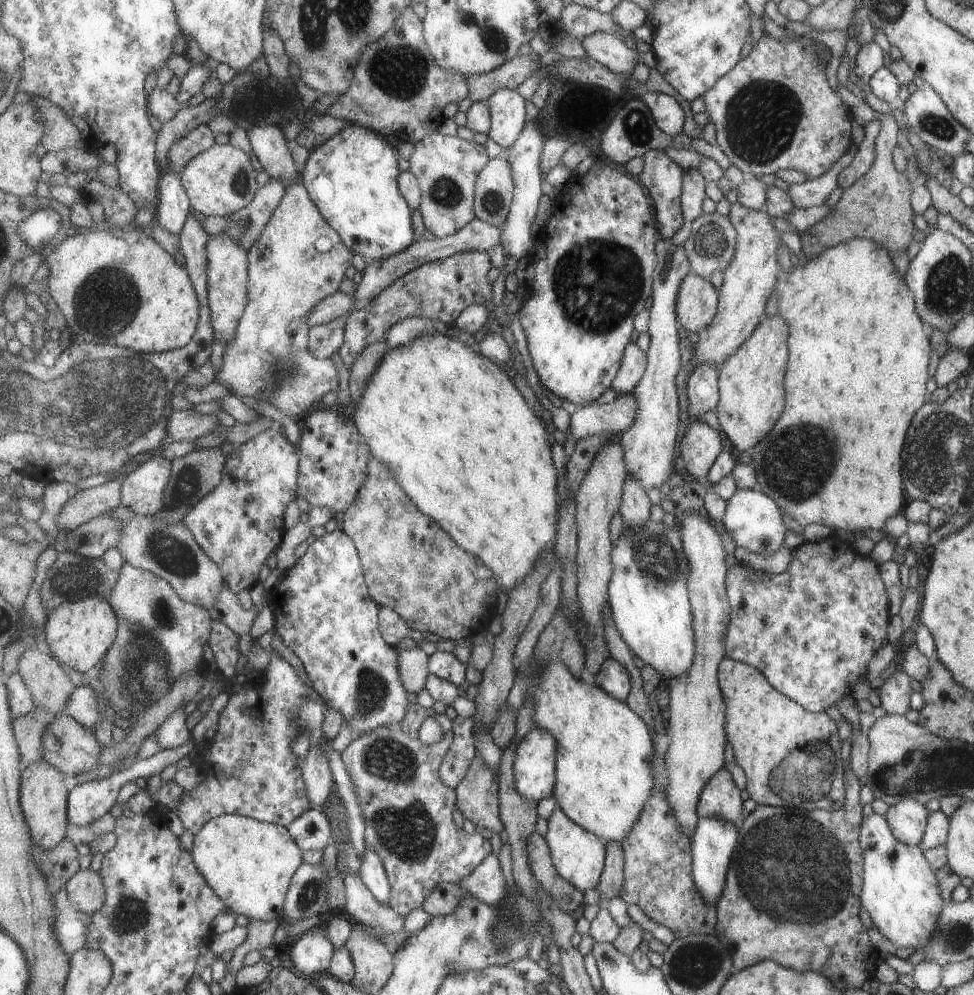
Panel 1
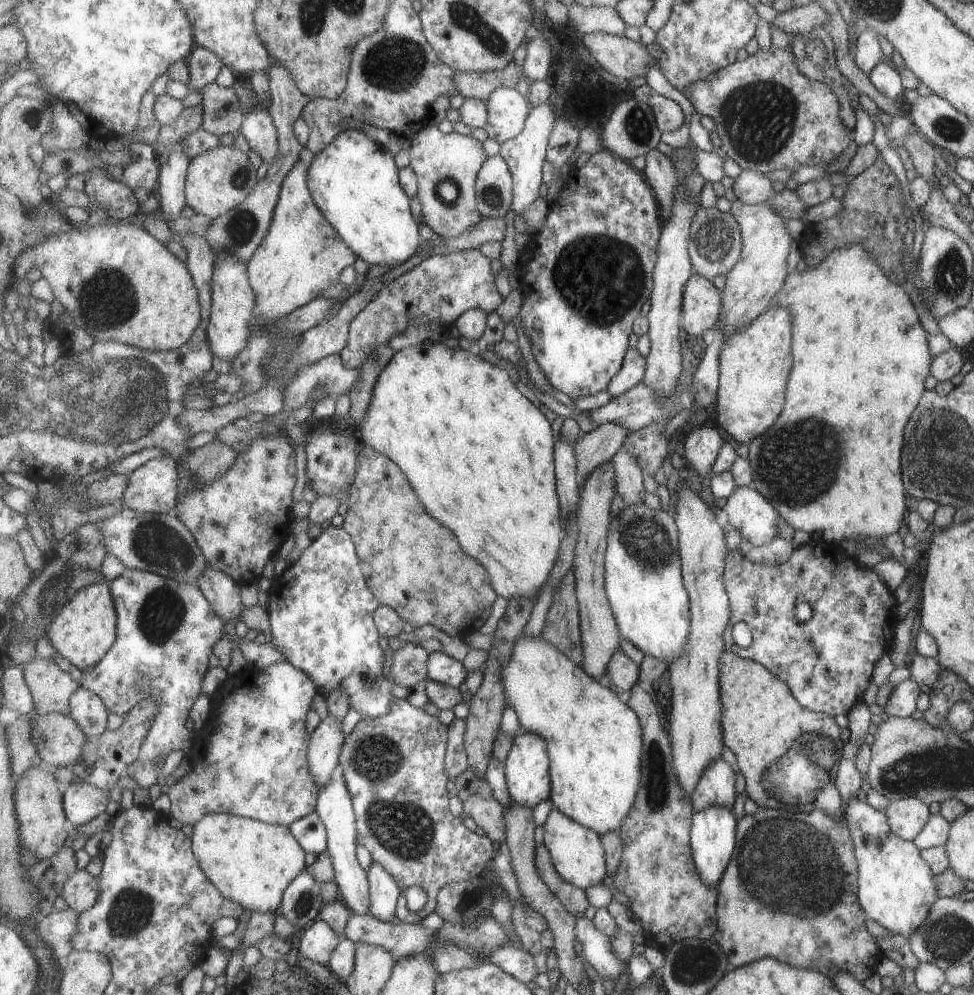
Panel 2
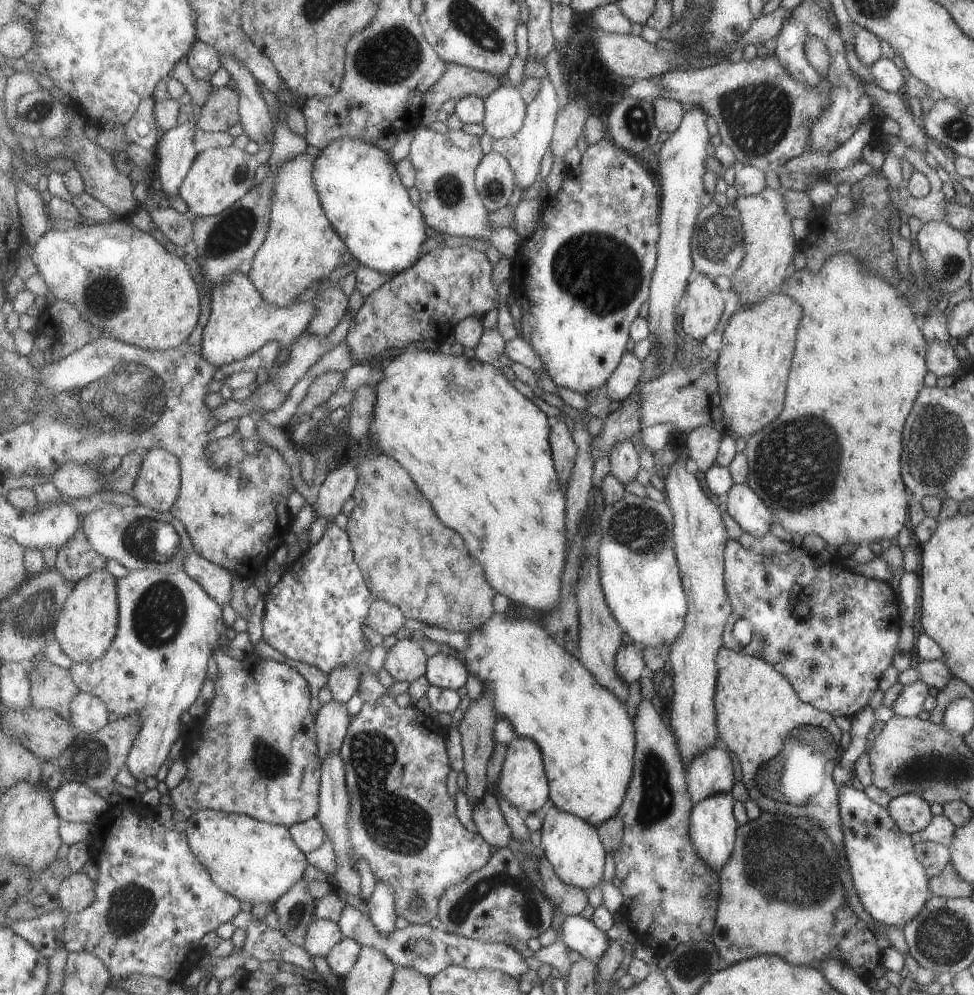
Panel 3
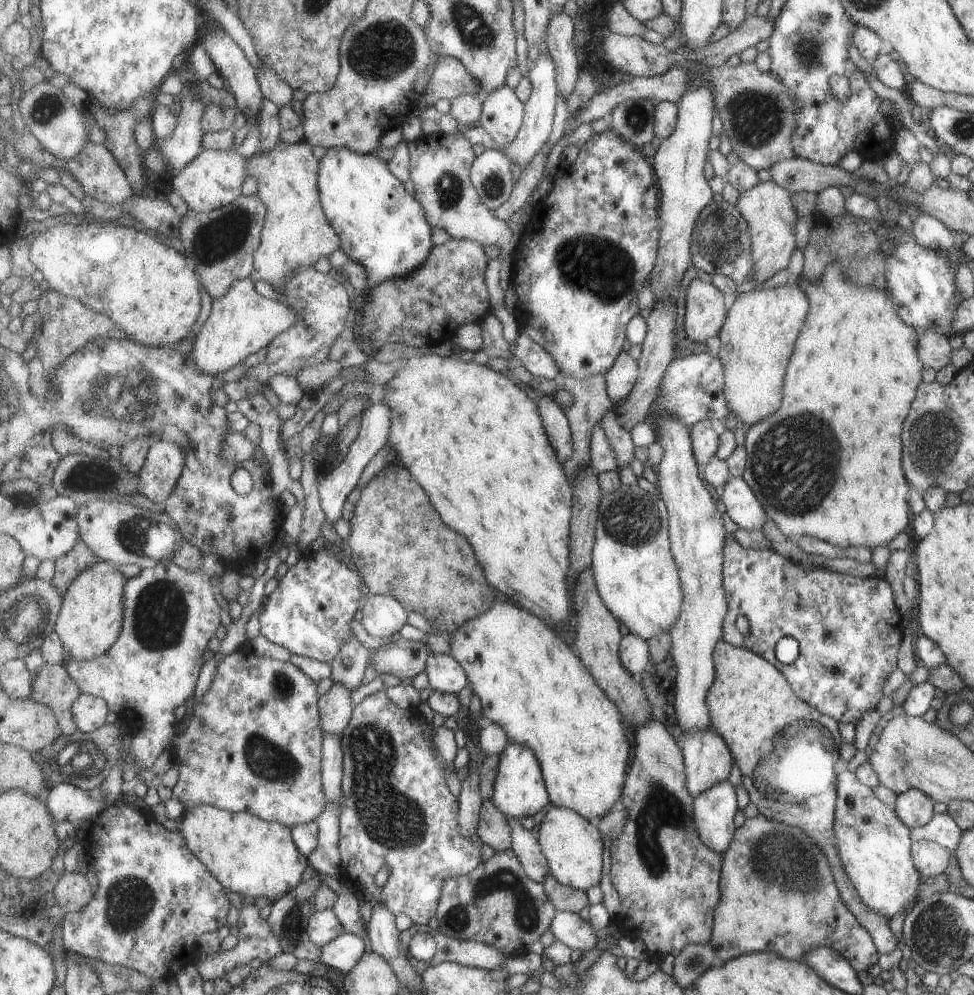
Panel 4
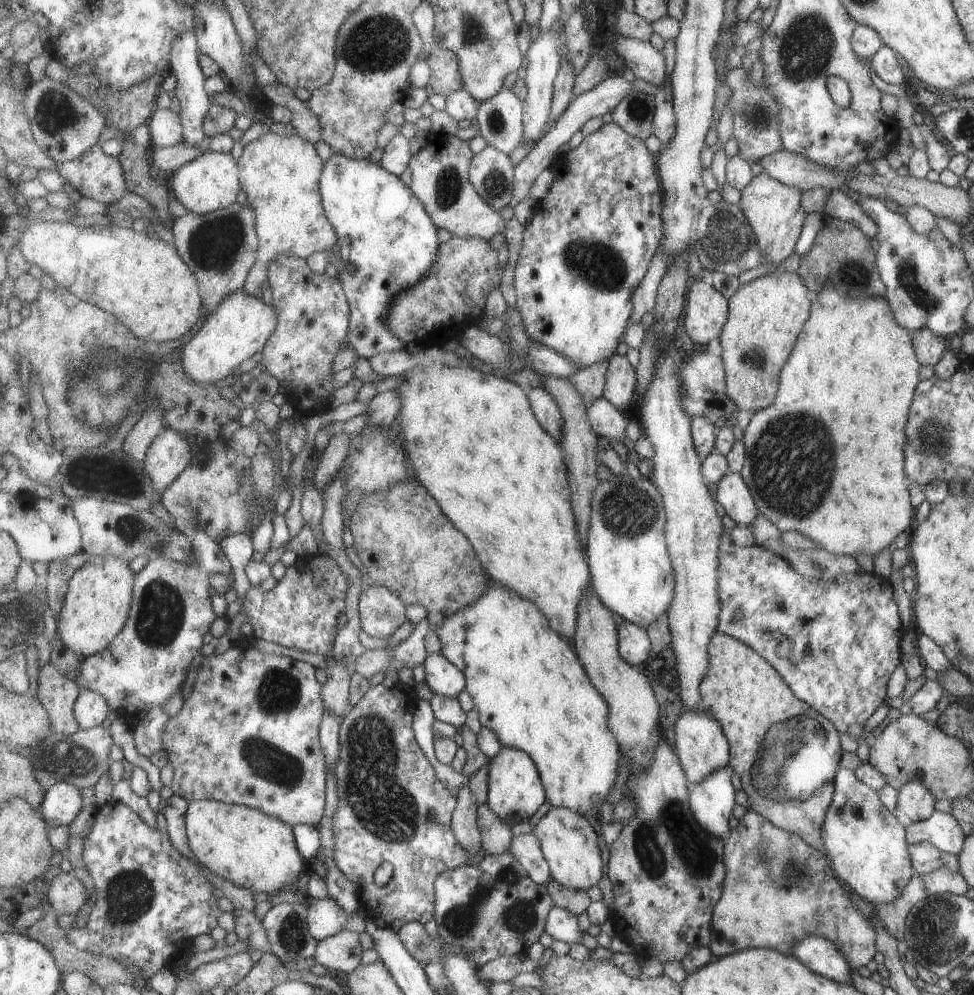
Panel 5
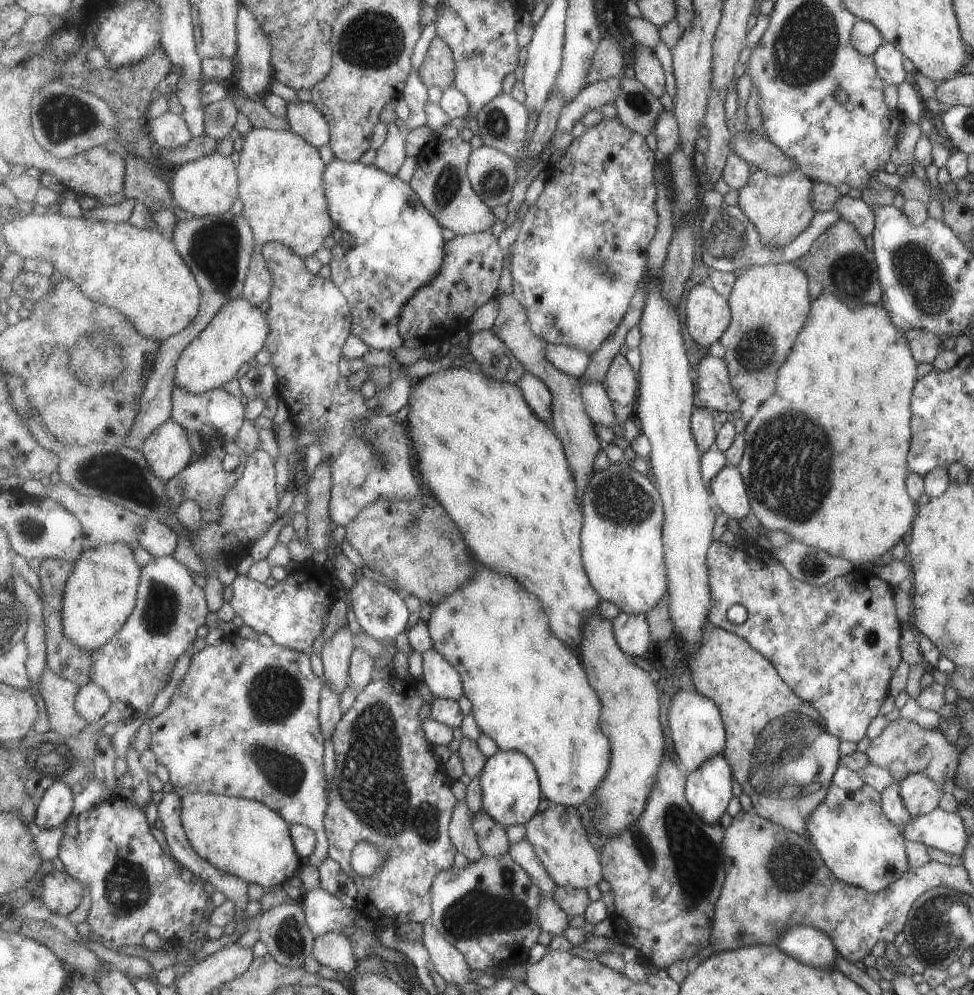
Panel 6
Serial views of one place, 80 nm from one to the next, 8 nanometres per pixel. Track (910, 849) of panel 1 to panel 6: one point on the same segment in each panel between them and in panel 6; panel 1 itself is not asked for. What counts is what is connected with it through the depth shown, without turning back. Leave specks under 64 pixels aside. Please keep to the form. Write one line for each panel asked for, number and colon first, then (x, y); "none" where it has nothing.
2: (897, 891)
3: (892, 886)
4: (873, 845)
5: (866, 845)
6: (859, 844)

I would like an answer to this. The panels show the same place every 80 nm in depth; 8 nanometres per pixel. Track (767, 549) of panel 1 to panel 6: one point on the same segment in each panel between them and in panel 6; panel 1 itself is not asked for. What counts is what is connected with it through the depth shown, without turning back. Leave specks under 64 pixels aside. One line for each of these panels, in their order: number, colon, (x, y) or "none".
2: (756, 519)
3: (743, 504)
4: (741, 504)
5: (733, 495)
6: (729, 492)

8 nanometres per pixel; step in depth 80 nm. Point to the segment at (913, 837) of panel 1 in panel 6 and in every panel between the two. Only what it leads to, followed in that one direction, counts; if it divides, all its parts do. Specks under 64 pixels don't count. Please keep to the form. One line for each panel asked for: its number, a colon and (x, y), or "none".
2: (906, 815)
3: (910, 812)
4: (912, 807)
5: (914, 802)
6: (920, 795)

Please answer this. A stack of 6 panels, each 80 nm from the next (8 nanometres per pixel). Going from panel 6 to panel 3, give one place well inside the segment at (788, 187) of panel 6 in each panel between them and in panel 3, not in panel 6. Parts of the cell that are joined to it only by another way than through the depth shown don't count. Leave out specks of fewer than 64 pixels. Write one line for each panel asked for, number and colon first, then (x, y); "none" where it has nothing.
3: (768, 242)
4: (767, 208)
5: (773, 210)

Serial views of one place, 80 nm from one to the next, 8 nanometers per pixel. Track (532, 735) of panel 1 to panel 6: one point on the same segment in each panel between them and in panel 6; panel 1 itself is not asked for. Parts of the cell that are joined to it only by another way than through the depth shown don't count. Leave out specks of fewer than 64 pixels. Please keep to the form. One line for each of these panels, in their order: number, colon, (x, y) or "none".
2: (528, 767)
3: (524, 783)
4: (520, 791)
5: (516, 791)
6: (511, 784)

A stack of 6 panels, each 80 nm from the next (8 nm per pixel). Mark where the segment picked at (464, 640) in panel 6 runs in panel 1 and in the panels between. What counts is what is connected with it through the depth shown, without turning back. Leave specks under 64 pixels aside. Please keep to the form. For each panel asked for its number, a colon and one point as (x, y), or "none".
1: (604, 778)
2: (595, 739)
3: (588, 738)
4: (531, 682)
5: (527, 681)

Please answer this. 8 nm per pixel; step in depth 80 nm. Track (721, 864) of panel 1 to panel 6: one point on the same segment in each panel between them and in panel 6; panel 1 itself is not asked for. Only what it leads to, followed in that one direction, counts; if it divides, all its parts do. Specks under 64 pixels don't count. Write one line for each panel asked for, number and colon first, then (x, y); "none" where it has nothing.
2: (714, 831)
3: (714, 829)
4: (714, 811)
5: (713, 800)
6: (709, 790)

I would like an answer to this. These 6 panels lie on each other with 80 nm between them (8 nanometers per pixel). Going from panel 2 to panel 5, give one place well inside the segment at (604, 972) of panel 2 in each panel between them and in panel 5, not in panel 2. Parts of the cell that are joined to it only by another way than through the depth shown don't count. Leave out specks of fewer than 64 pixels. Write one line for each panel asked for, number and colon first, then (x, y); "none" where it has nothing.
3: (580, 934)
4: (569, 928)
5: (562, 925)

